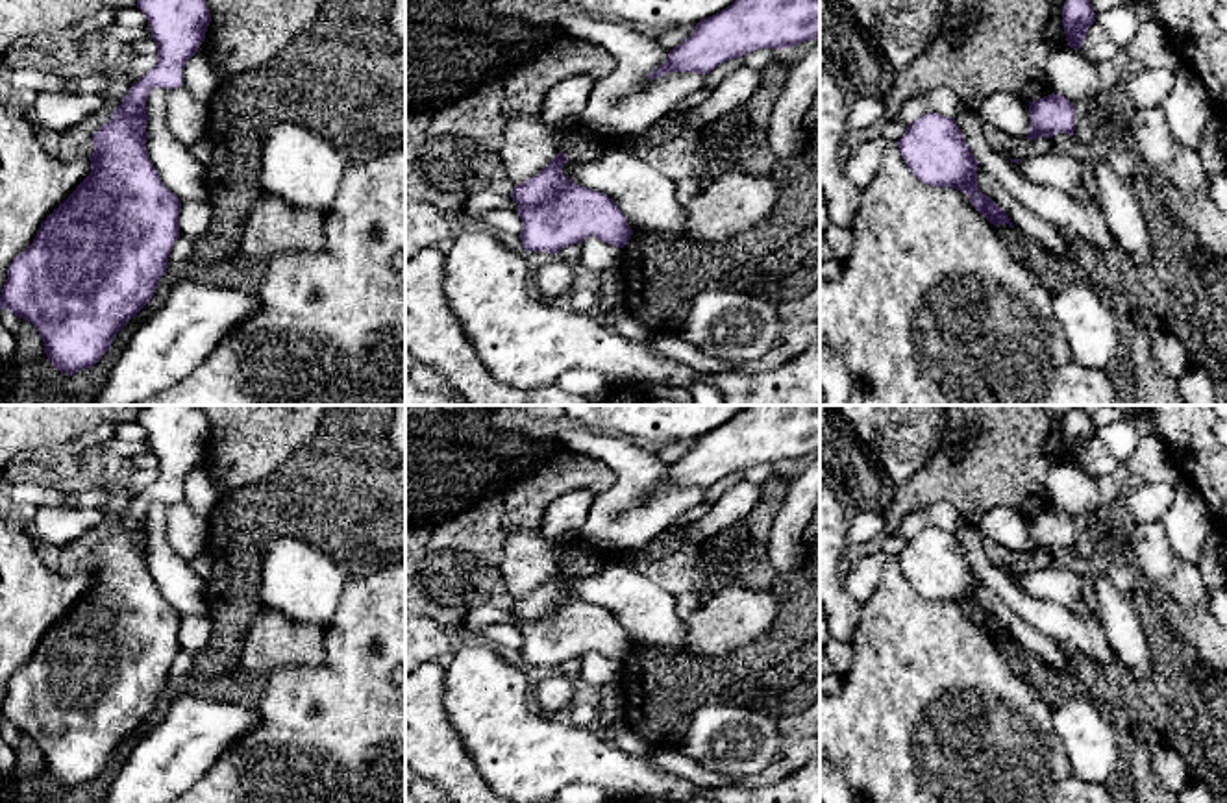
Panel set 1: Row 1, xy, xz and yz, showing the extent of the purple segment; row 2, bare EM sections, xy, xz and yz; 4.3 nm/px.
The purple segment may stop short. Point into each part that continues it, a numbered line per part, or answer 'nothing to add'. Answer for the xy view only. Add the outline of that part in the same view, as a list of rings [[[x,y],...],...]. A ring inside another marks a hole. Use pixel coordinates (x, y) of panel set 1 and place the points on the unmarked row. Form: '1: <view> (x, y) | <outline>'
nothing to add

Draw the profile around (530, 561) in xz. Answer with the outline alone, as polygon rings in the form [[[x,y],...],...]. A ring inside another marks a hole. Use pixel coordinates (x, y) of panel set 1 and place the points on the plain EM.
[[[520,529],[509,535],[500,570],[513,599],[542,587],[557,568],[555,546],[542,537]]]

